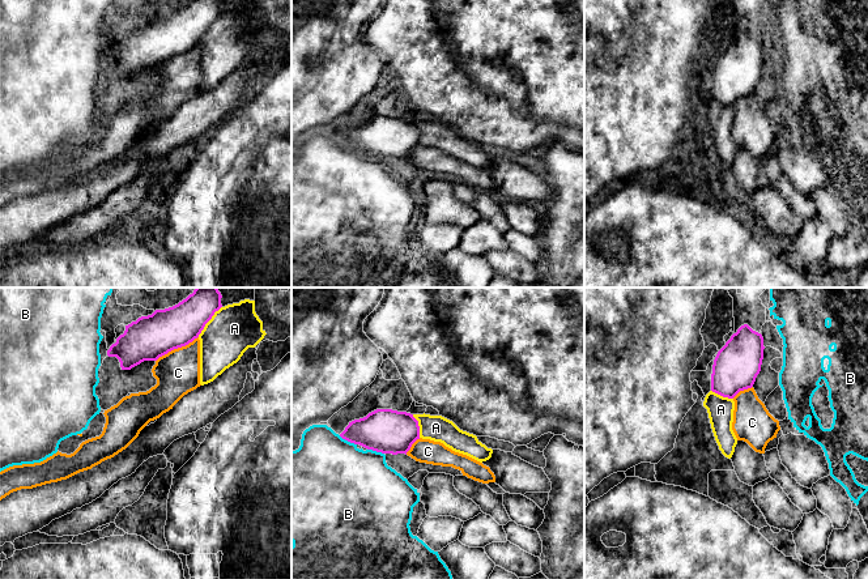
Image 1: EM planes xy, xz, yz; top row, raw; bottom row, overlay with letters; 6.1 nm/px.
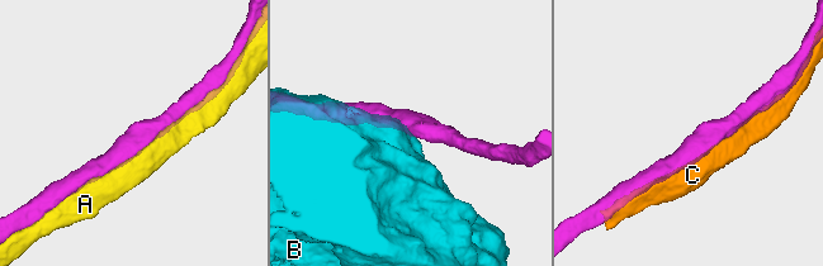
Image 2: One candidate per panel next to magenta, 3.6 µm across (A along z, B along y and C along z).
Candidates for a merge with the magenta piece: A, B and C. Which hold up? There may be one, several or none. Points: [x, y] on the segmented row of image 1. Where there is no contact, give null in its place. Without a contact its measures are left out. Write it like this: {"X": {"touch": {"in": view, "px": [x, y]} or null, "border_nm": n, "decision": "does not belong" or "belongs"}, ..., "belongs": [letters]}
{"A": {"touch": {"in": "xy", "px": [208, 320]}, "border_nm": 240, "decision": "does not belong"}, "B": {"touch": {"in": "xz", "px": [348, 441]}, "border_nm": 130, "decision": "does not belong"}, "C": {"touch": {"in": "xy", "px": [177, 348]}, "border_nm": 300, "decision": "does not belong"}, "belongs": []}

